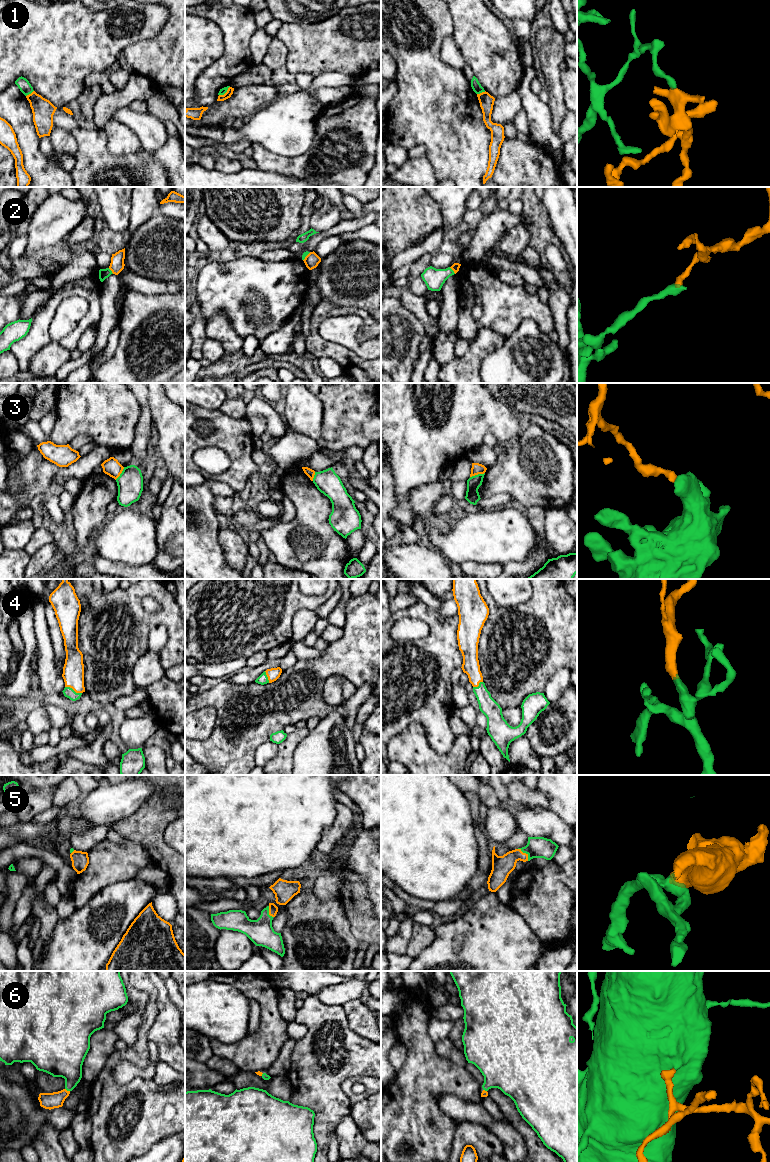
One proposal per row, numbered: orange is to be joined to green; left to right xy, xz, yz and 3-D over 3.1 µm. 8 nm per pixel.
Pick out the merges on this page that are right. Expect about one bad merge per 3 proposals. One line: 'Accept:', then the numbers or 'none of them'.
Accept: 4, 5, 6

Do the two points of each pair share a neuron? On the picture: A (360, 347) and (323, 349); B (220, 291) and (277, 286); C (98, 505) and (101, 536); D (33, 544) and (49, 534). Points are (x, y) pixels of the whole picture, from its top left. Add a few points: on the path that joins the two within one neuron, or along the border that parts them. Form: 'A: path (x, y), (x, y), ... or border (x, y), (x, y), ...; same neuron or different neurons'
A: border (325, 339), (338, 343), (362, 358), (368, 359); different neurons
B: path (234, 291), (263, 291); same neuron
C: border (107, 519), (94, 535); different neurons
D: path (37, 540), (41, 536), (45, 536); same neuron

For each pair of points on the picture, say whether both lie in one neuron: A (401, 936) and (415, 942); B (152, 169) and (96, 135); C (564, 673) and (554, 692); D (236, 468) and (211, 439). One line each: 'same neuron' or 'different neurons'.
A: different neurons
B: same neuron
C: same neuron
D: same neuron

